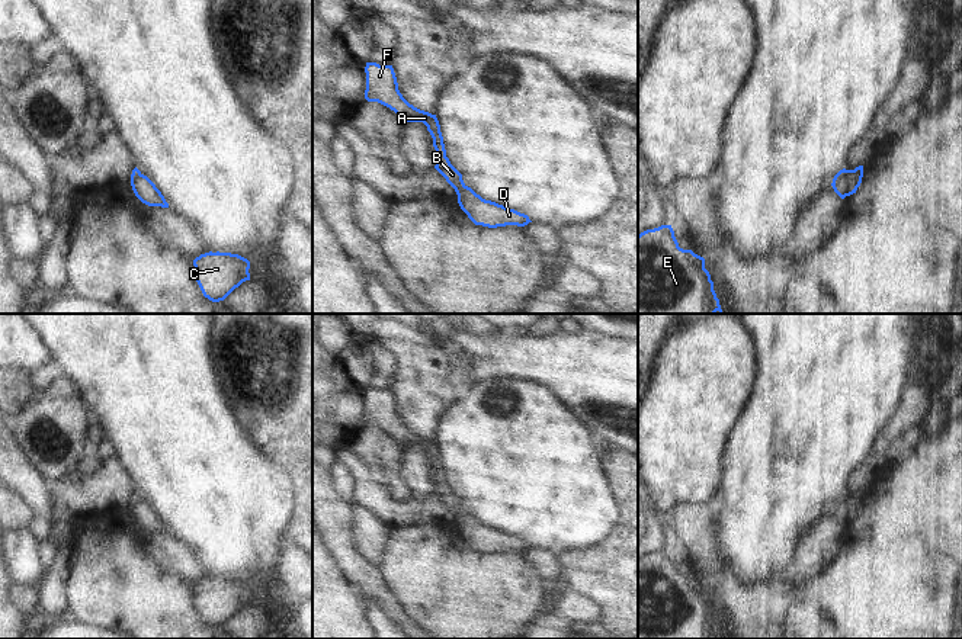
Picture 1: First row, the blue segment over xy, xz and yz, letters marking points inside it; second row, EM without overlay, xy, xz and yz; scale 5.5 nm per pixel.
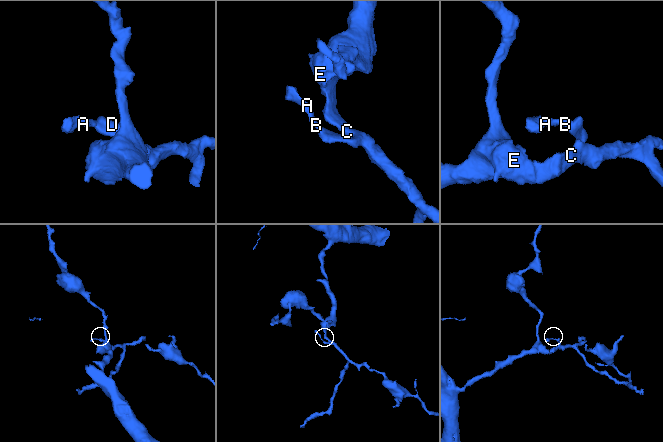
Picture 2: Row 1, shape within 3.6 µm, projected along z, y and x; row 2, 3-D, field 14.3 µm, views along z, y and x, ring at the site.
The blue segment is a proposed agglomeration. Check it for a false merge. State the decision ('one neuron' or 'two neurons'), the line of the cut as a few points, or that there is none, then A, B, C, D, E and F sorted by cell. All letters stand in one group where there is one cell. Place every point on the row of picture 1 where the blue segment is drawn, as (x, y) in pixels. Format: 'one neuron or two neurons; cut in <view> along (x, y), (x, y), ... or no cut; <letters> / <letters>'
two neurons; cut in xz along (465, 186), (458, 198); A B F / C D E

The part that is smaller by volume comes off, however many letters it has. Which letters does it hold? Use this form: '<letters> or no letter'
A, B, F

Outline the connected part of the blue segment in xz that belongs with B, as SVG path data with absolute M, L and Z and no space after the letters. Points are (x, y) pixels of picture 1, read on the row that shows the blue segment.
M366 62L366 90L365 99L368 102L378 102L407 122L423 122L433 138L433 147L437 152L434 168L446 179L455 189L458 198L465 189L462 174L450 164L446 157L443 137L436 115L420 110L410 105L398 90L397 77L392 65L379 65L376 62Z

